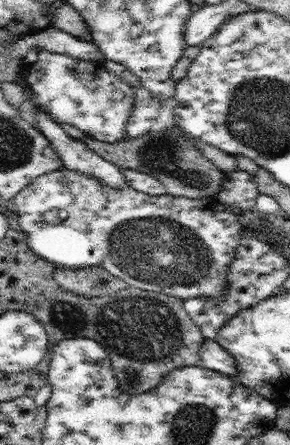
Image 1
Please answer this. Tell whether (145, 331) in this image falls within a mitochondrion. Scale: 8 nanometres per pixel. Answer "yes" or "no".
yes

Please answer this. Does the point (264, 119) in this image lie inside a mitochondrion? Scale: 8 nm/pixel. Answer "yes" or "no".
yes

